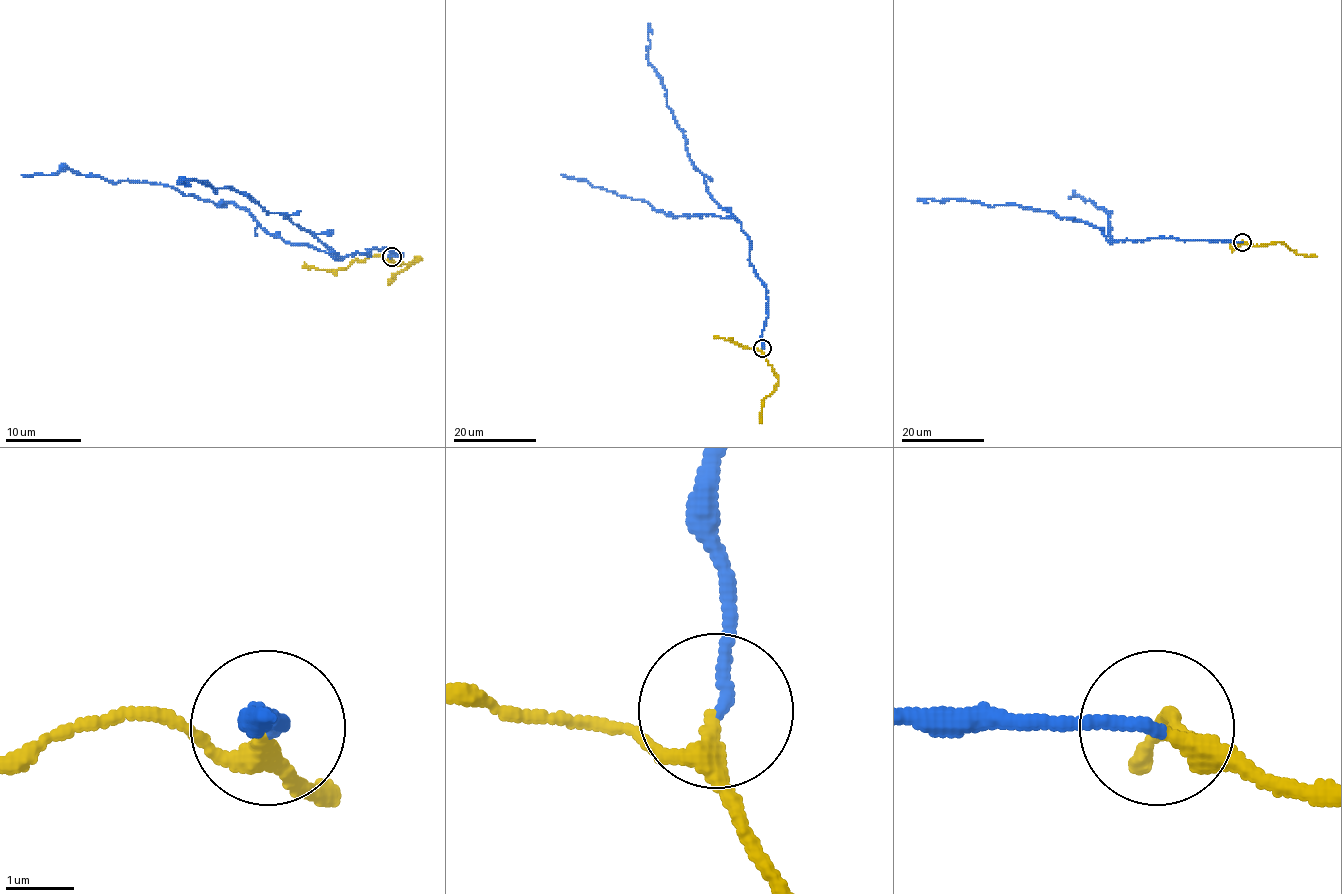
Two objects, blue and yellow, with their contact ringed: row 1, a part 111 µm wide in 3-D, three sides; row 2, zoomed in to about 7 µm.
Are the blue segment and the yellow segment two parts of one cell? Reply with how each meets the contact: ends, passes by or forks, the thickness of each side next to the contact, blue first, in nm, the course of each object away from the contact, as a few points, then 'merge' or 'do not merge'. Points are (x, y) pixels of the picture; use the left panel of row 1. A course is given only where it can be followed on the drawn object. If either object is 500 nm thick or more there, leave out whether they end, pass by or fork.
blue ends; yellow passes by; calibres 180 and 220 nm; course blue (392, 256), (401, 252), (369, 249), (338, 258), (247, 195), (184, 178); course yellow (392, 256), (397, 264), (420, 260), (416, 258), (388, 285); merge

